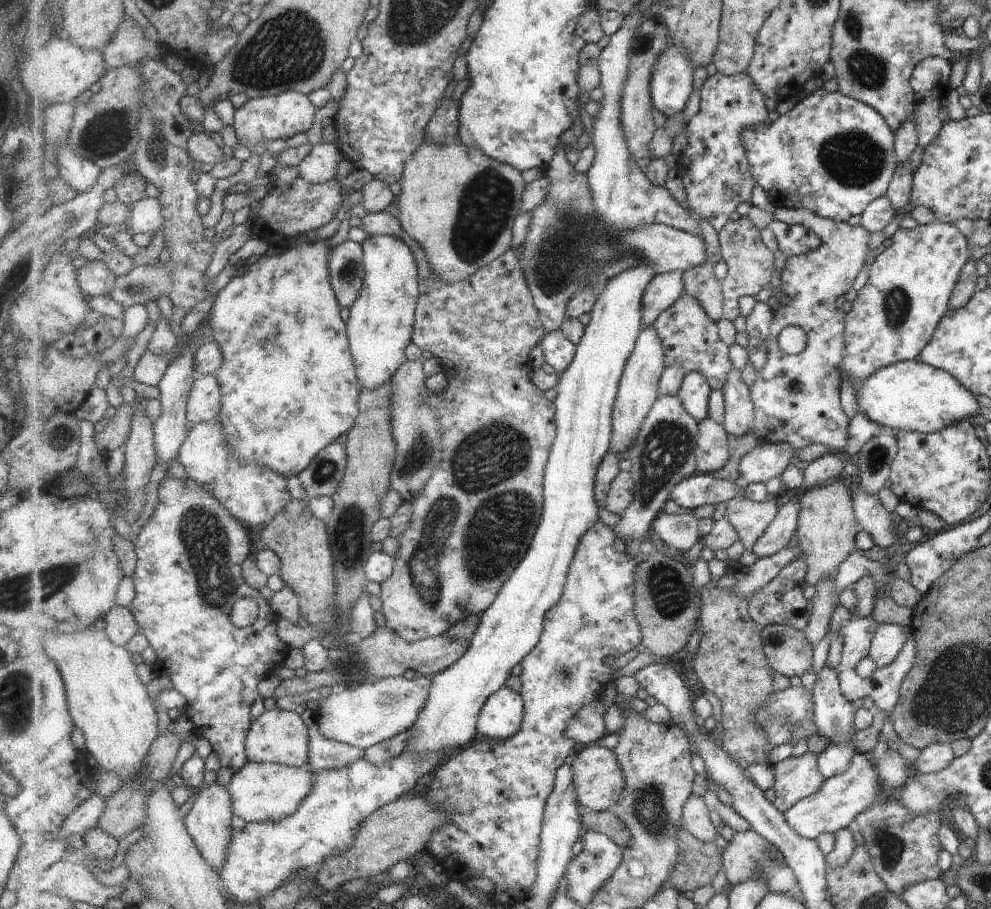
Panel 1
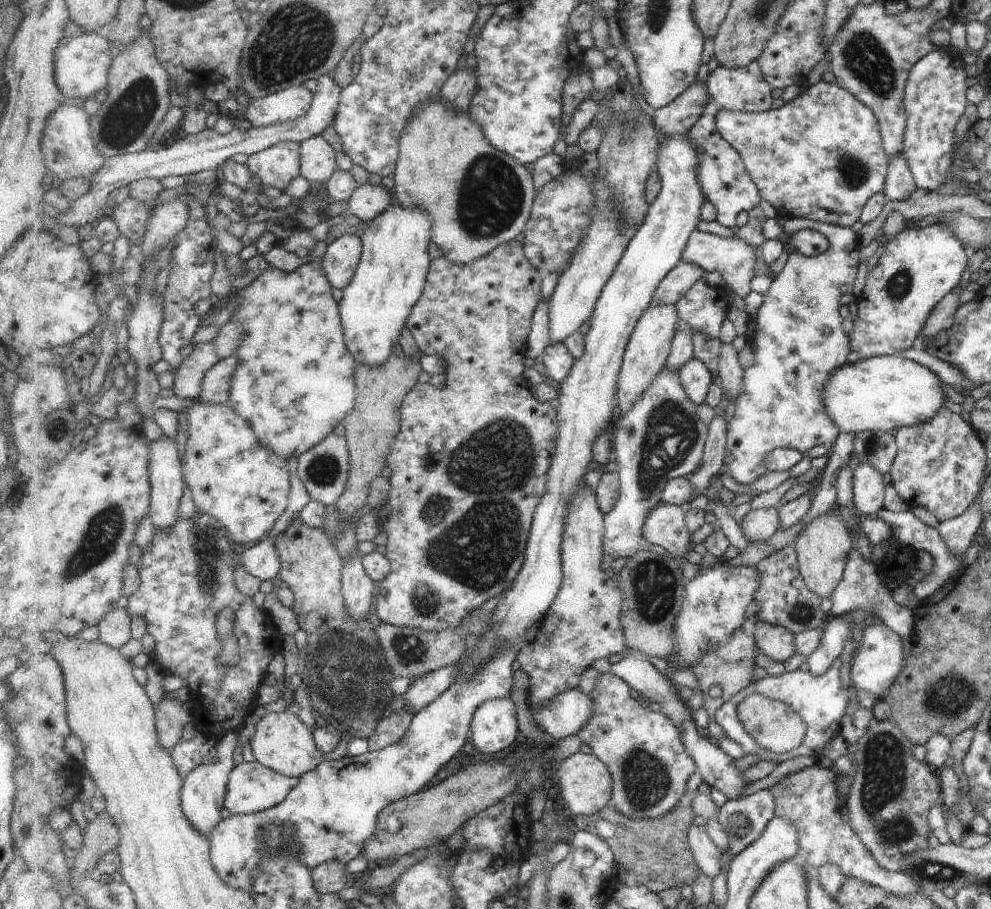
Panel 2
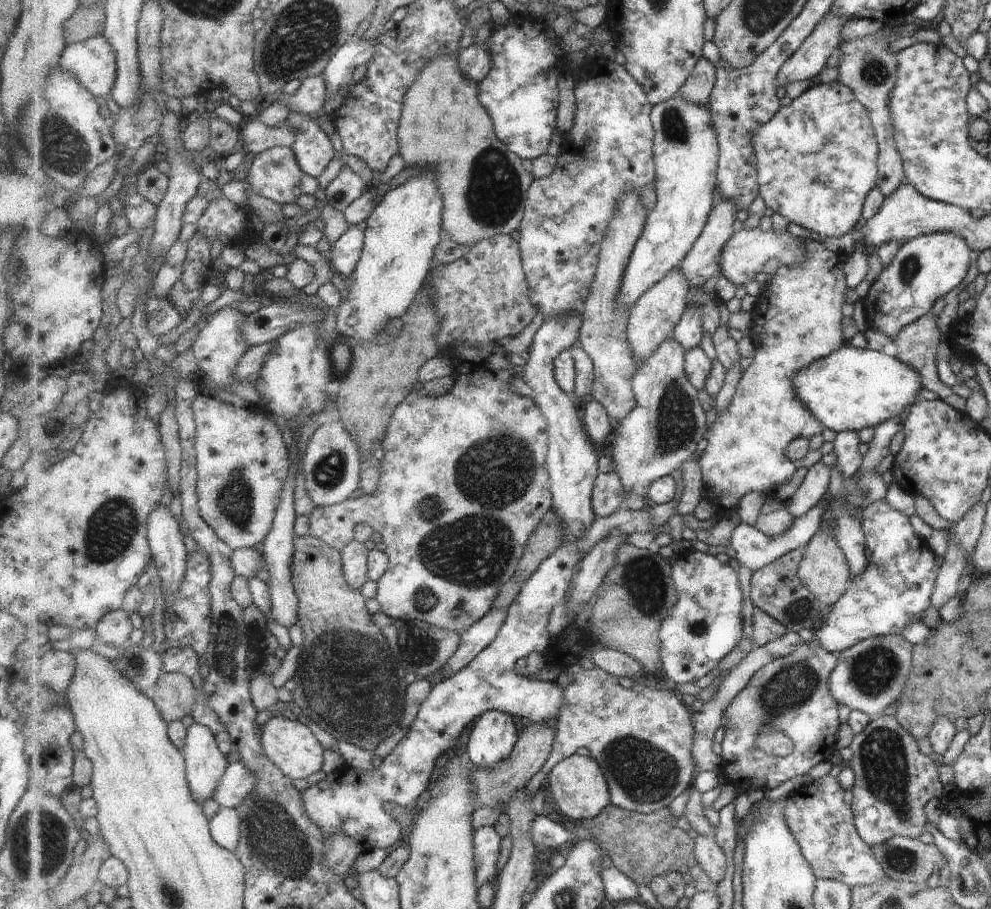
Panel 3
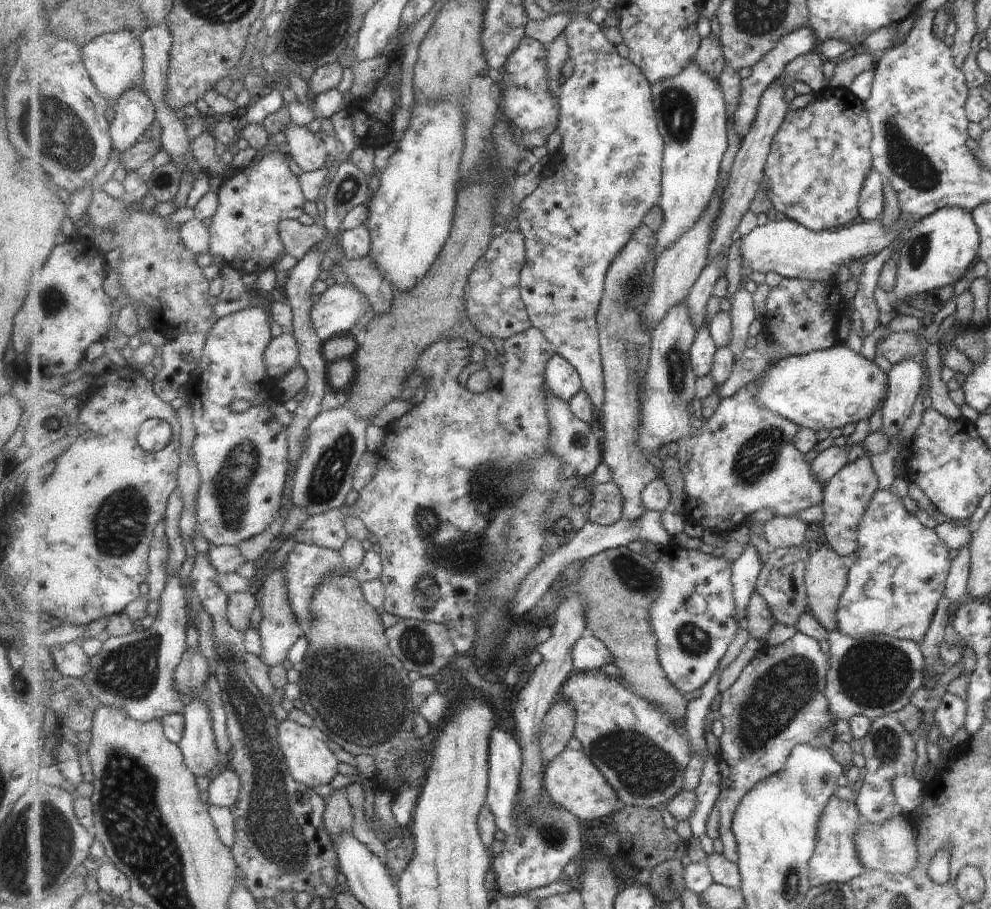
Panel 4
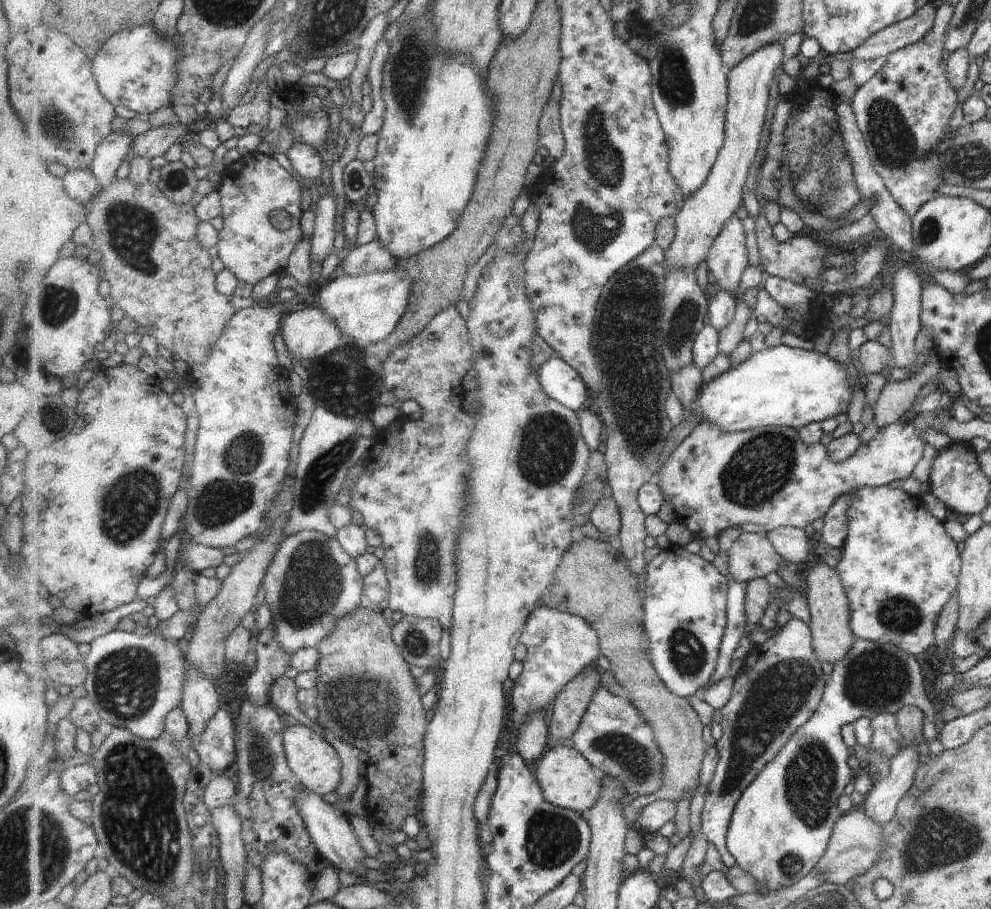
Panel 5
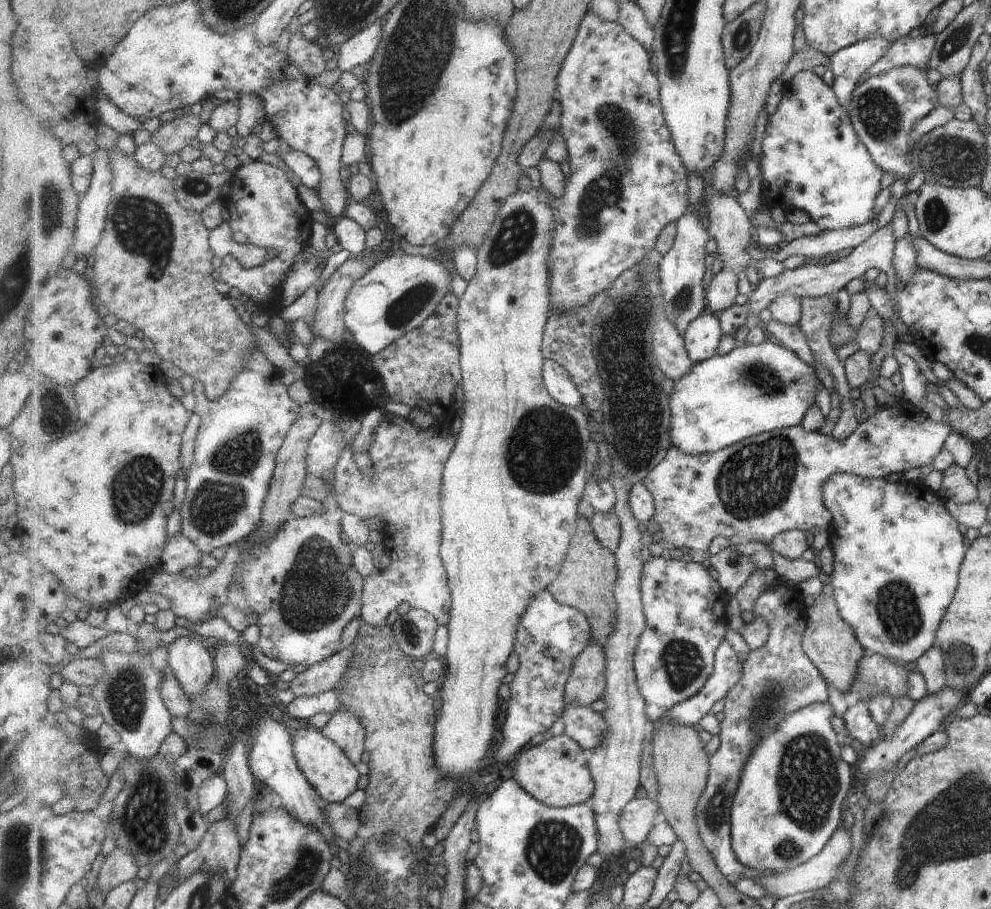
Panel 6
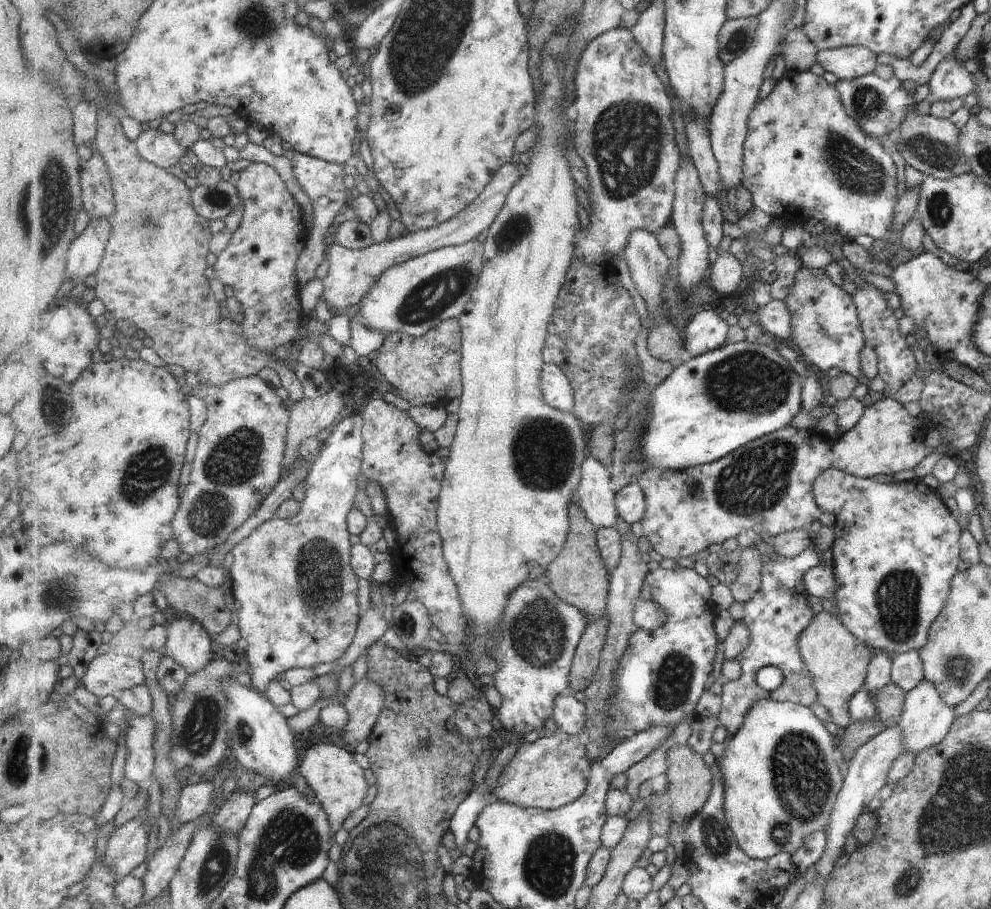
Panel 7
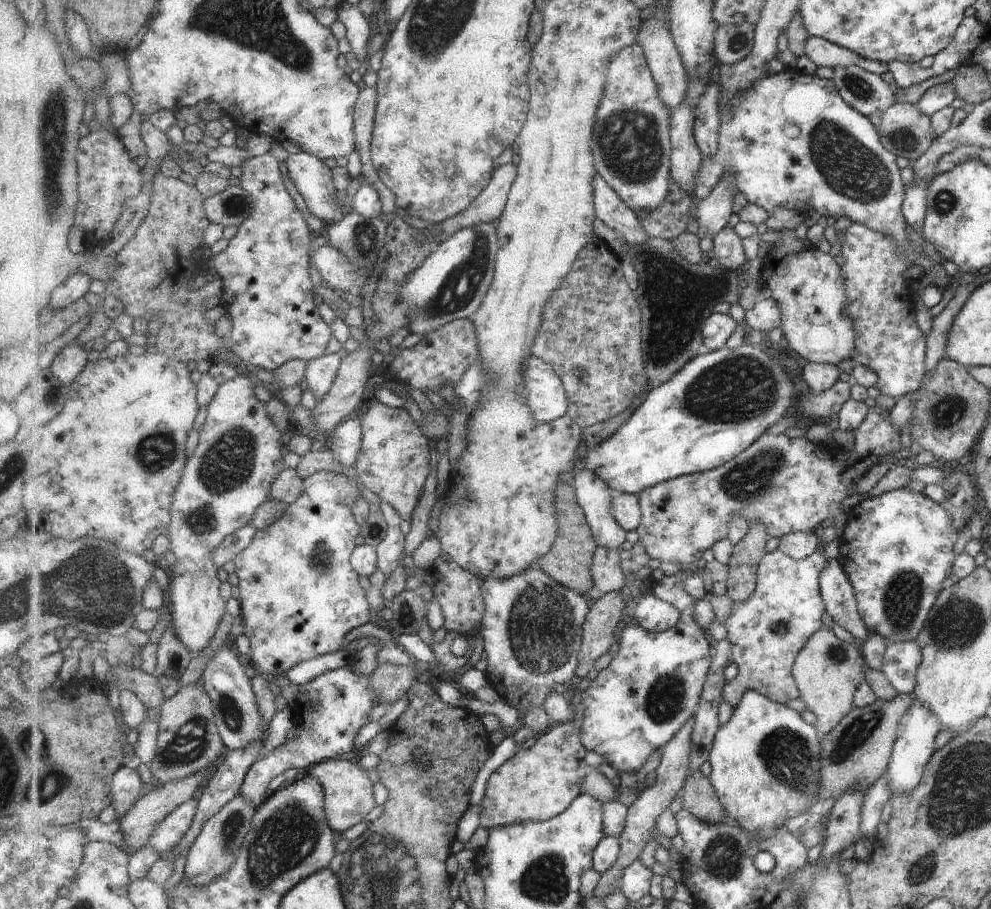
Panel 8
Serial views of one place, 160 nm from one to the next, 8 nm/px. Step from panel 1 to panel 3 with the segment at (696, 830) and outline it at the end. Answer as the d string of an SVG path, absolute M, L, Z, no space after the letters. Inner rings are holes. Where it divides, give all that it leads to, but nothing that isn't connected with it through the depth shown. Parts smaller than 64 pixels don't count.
M699 835L695 839L695 853L698 864L709 874L715 885L721 884L727 876L727 856L713 837Z

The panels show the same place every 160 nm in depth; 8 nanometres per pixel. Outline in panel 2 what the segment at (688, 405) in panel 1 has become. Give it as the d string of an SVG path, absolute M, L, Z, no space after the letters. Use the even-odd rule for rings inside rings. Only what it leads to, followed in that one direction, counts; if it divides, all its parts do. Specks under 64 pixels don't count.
M699 358L689 360L681 370L681 382L684 383L688 396L697 407L706 403L711 384L714 384L712 373Z

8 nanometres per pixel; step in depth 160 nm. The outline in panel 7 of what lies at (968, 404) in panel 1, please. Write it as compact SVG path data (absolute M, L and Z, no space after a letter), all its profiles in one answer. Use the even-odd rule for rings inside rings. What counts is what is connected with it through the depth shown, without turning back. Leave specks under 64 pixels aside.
M745 340L729 343L692 357L674 368L651 395L654 417L648 423L640 451L642 461L646 462L645 471L653 467L680 471L720 461L742 446L789 426L802 411L803 392L802 378L777 349L769 348L764 340L759 343Z

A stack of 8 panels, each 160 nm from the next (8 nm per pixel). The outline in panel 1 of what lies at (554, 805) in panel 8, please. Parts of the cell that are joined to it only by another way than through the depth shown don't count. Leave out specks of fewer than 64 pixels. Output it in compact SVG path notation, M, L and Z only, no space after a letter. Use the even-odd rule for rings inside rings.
M593 743L582 746L578 752L568 758L574 770L574 783L578 792L580 806L593 812L610 811L620 802L626 787L625 771L613 749Z

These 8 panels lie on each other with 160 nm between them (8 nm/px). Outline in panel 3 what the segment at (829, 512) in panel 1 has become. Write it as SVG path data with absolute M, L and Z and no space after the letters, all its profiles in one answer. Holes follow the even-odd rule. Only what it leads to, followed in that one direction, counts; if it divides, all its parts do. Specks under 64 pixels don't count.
M819 532L807 545L798 576L821 605L833 606L843 596L847 564L839 544L829 534Z

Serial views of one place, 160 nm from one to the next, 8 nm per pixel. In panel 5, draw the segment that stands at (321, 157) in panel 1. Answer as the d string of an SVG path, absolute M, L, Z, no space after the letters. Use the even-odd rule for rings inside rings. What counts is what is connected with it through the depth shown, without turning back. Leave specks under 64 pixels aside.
M294 140L286 155L300 172L300 176L322 180L326 166L321 159L321 154L314 146Z

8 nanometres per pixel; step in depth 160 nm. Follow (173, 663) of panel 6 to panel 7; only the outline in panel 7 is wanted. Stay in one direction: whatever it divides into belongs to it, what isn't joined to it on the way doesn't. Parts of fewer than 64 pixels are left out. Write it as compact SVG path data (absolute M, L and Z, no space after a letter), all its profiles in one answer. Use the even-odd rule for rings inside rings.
M191 617L175 619L168 626L168 656L182 666L189 676L201 672L212 661L213 642L208 630Z

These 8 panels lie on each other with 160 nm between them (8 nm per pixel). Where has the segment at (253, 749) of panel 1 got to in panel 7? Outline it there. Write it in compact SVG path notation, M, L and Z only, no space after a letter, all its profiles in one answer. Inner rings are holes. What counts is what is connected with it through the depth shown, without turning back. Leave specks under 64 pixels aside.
M303 741L301 743L300 774L315 792L317 799L326 810L333 834L342 828L347 818L363 806L367 794L367 780L363 768L357 764L353 751L326 741Z

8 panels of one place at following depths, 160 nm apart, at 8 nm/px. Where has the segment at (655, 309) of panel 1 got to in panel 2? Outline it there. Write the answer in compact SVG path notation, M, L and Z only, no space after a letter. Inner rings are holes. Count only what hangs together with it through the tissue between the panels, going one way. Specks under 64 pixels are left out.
M681 262L659 286L652 304L669 302L677 305L677 302L679 302L699 280L703 280L701 276L703 276L705 272L707 272L707 270L703 270L701 266L695 266L695 264L691 264L691 262Z

